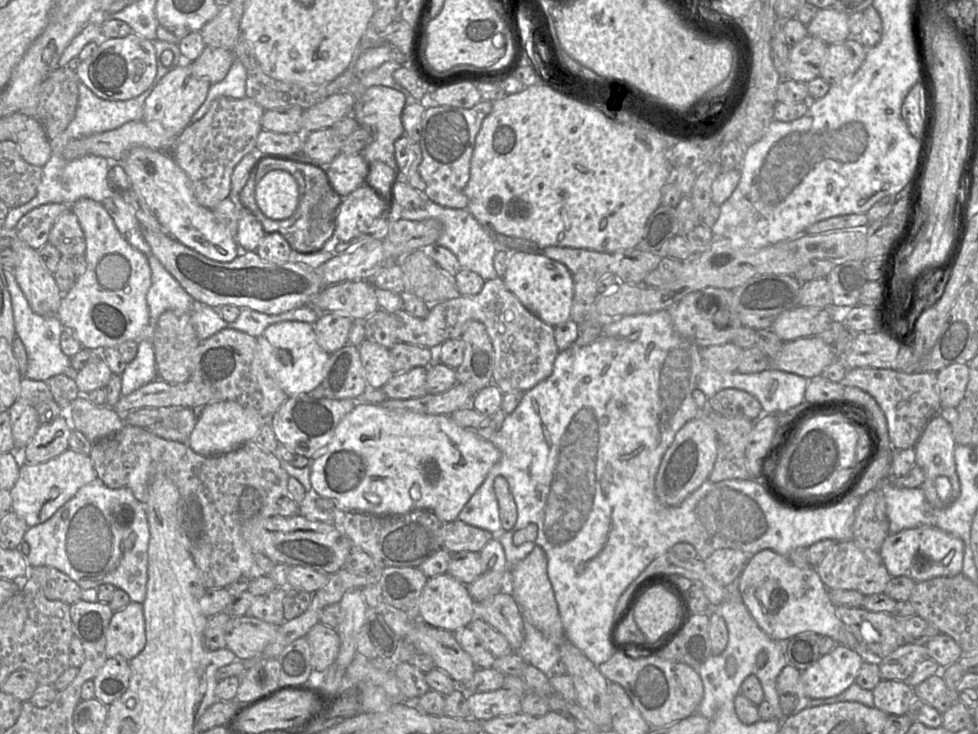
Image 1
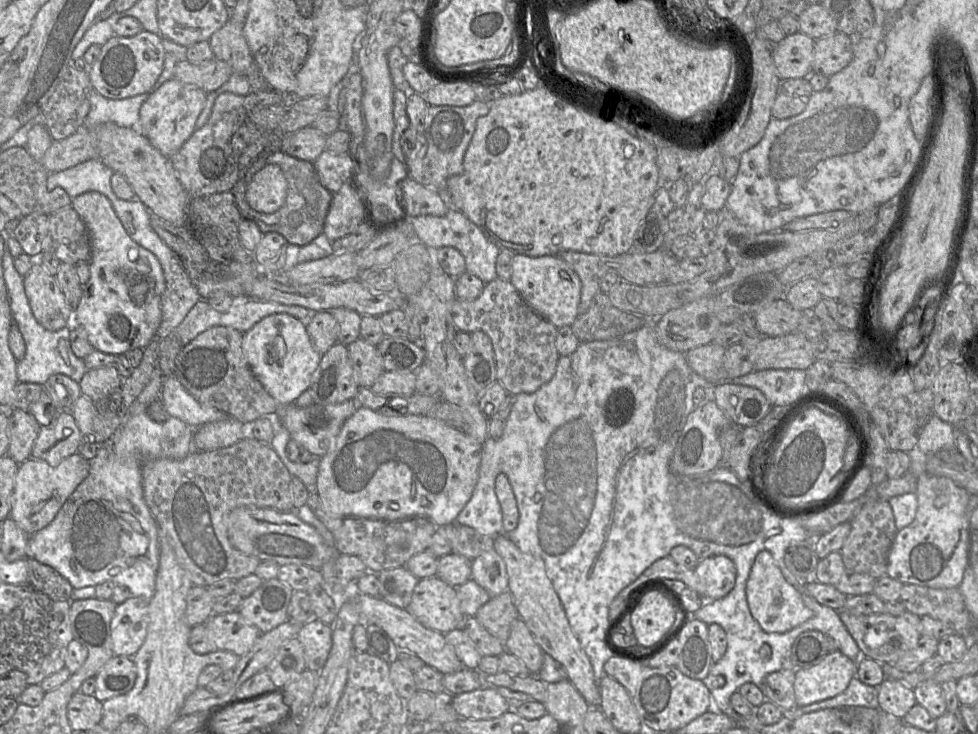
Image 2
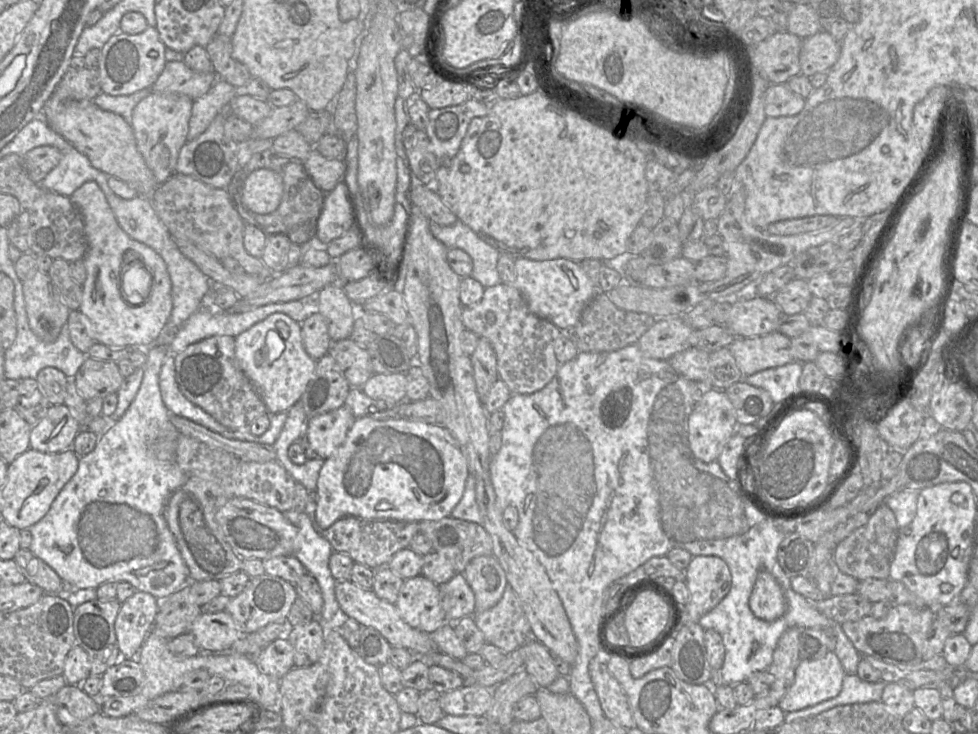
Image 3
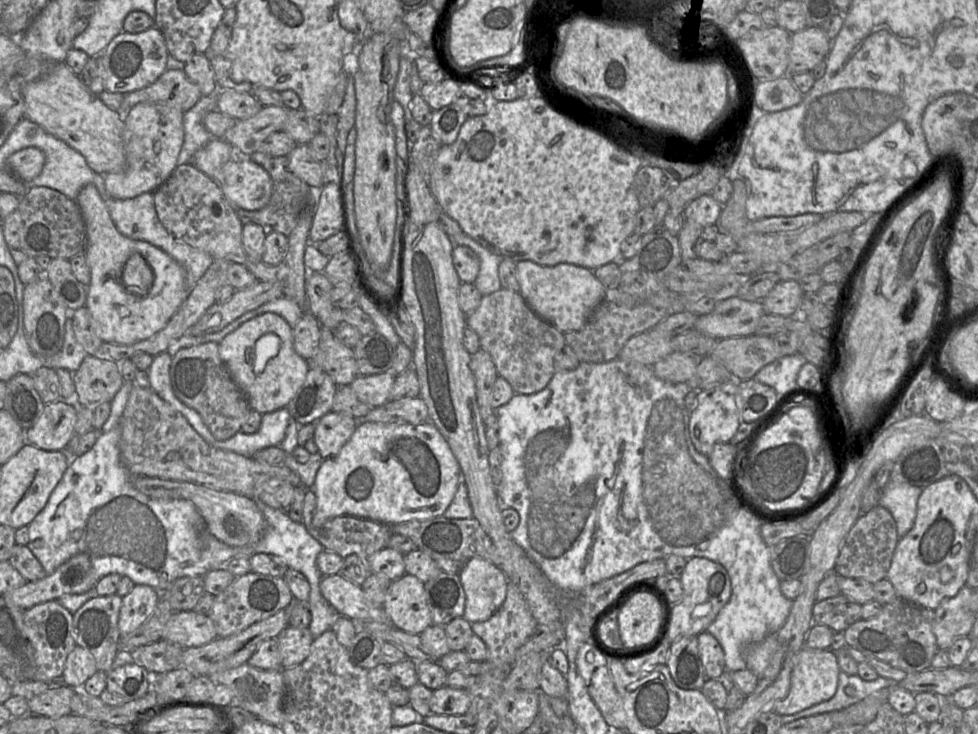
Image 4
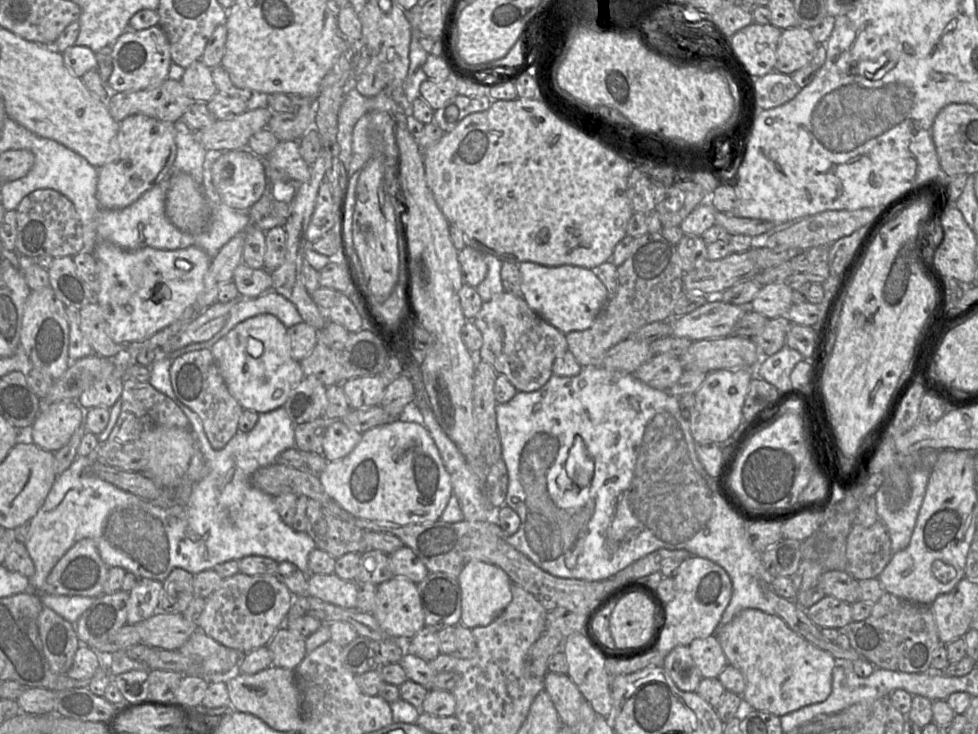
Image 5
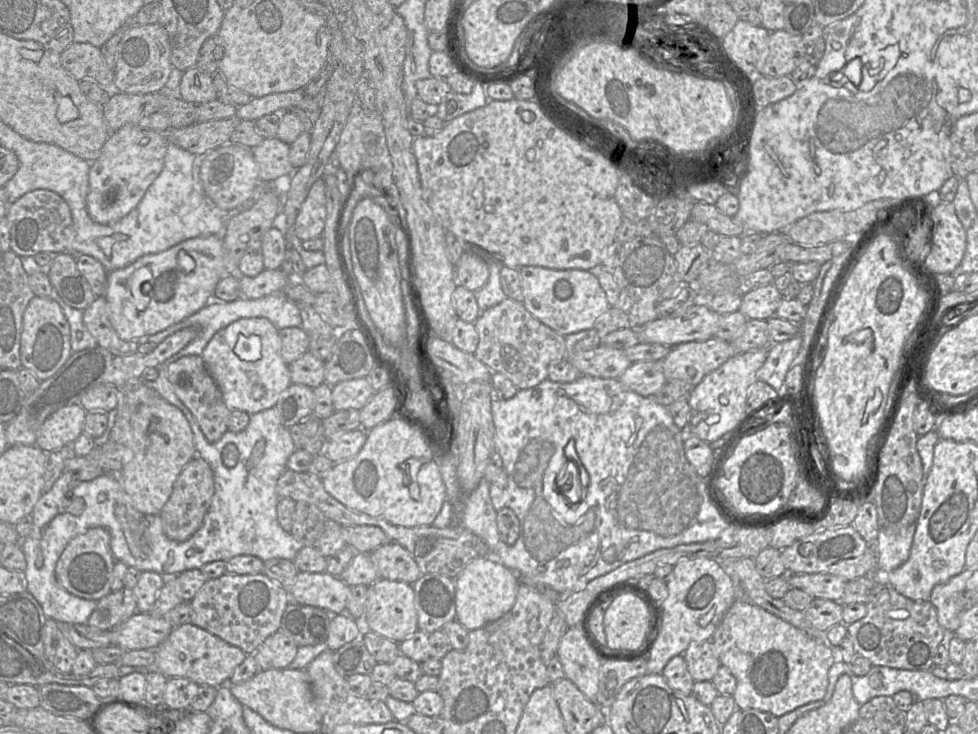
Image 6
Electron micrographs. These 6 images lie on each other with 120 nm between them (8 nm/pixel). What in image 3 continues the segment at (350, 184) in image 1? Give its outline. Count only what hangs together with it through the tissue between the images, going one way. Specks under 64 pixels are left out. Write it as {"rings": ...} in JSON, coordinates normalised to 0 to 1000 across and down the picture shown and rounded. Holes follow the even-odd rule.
{"rings":[[[322,202],[309,221],[321,251],[331,263],[338,262],[345,253],[352,233],[350,217],[335,217]]]}

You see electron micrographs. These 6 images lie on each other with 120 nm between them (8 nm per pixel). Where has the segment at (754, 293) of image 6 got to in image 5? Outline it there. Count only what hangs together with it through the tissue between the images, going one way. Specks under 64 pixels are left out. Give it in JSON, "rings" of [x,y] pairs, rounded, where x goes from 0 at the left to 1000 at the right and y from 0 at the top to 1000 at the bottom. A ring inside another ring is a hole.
{"rings":[[[802,386],[780,388],[767,413],[767,422],[784,435],[802,431],[811,414],[810,395]]]}

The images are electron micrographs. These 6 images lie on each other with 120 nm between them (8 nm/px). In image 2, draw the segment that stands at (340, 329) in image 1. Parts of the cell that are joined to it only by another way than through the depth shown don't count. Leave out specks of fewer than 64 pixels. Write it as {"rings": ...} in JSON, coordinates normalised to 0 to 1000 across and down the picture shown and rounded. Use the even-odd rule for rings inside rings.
{"rings":[[[337,424],[321,425],[313,439],[318,466],[327,482],[346,467],[347,441]]]}

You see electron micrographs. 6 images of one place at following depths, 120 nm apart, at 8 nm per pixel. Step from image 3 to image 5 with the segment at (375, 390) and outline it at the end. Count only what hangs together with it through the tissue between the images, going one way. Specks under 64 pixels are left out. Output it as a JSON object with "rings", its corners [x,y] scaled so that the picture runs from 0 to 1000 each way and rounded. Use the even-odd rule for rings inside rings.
{"rings":[[[389,511],[364,514],[349,523],[359,557],[388,552],[396,522]]]}

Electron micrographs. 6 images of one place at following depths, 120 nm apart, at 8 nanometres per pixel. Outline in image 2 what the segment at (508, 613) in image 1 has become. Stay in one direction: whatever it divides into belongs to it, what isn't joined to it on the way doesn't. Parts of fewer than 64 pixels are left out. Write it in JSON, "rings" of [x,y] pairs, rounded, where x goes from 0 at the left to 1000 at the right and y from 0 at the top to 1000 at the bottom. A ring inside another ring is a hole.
{"rings":[[[532,841],[524,849],[515,880],[517,887],[537,905],[543,920],[549,921],[555,905],[556,890]]]}

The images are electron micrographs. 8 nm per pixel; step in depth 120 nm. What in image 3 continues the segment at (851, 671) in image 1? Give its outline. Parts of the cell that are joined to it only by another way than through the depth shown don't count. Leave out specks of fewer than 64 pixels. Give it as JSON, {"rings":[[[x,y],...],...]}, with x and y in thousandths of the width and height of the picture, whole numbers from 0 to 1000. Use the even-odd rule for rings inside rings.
{"rings":[[[853,887],[835,899],[818,899],[813,925],[796,962],[802,970],[817,969],[855,950],[865,916]]]}

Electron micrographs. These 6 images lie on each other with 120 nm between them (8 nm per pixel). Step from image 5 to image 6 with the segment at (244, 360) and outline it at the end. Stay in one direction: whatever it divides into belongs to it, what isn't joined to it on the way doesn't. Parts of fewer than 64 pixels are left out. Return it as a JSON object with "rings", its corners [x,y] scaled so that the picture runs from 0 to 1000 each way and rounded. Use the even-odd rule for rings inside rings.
{"rings":[[[269,432],[244,435],[223,451],[206,485],[236,559],[257,565],[278,556],[298,525],[294,496],[287,484],[285,450]]]}

